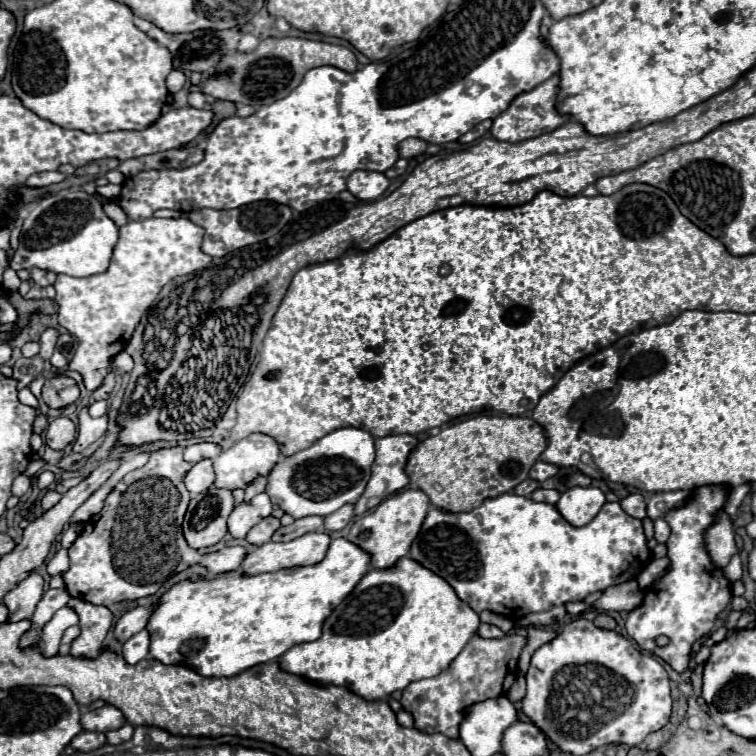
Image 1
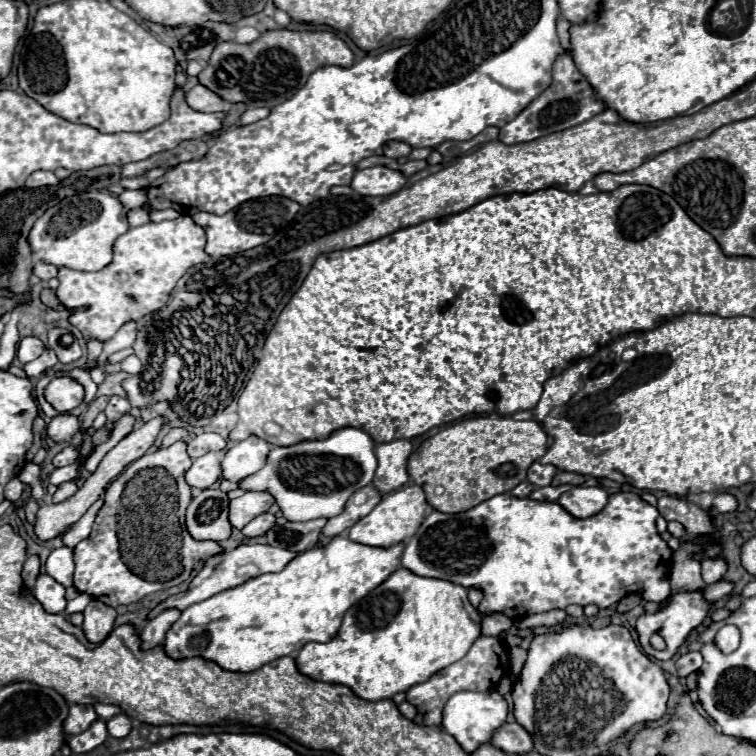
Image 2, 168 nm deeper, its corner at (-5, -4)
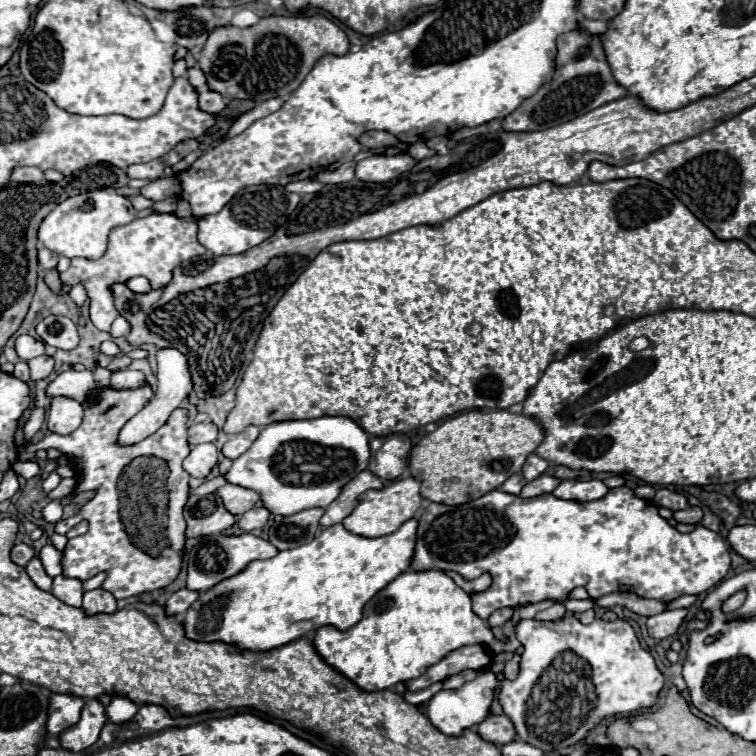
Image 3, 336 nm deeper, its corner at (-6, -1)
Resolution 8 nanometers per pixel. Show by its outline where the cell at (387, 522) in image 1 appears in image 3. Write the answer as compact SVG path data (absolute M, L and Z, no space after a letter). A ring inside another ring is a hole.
M404 477L400 481L390 483L388 487L380 489L380 491L366 491L360 497L360 505L352 511L352 515L348 515L342 525L352 531L354 535L362 535L362 537L384 537L390 535L392 531L396 531L402 523L406 523L408 519L412 519L416 515L416 511L422 505L422 495L420 495L420 481L416 481L414 477Z

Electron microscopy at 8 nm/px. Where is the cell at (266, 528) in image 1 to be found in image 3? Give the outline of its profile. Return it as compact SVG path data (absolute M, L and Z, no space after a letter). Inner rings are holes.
M258 505L250 511L246 511L240 519L238 519L238 525L242 531L254 531L254 529L262 529L270 519L270 511L264 507L264 505Z

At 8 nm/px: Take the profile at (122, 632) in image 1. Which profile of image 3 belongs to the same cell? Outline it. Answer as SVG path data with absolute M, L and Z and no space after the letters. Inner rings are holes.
M242 533L238 537L228 537L228 535L200 537L186 551L188 589L204 593L204 591L208 591L208 587L214 587L216 583L244 571L244 567L248 567L248 563L252 563L256 559L272 559L276 553L278 553L278 549L272 547L270 541L264 541L262 537L256 537L250 533Z

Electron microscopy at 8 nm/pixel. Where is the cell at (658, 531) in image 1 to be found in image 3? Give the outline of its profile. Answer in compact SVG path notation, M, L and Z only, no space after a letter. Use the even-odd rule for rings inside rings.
M688 507L684 511L676 511L674 519L678 523L688 523L688 525L698 525L702 519L702 509L700 507Z

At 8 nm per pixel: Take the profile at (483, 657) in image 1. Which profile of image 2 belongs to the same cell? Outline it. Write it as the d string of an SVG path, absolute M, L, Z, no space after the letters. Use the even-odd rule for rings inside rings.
M481 636L471 650L459 660L453 662L451 666L439 670L437 674L433 674L427 682L417 684L413 688L407 690L407 702L411 702L413 706L417 706L417 710L421 714L425 714L425 724L427 726L439 726L441 724L441 710L445 706L445 702L459 690L489 690L495 688L501 680L501 676L509 670L509 656L507 656L507 646L491 636Z

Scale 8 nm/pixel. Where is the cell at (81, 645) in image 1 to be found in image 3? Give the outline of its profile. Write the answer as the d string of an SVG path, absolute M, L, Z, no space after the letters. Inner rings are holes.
M94 589L84 593L84 605L82 605L86 615L100 615L100 613L114 613L116 611L116 599L112 593L104 589Z

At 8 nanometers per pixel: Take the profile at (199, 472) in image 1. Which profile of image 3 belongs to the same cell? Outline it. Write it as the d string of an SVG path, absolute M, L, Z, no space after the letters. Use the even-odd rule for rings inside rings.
M202 443L192 447L190 455L184 459L184 469L196 479L206 479L210 471L218 465L218 449L214 443Z

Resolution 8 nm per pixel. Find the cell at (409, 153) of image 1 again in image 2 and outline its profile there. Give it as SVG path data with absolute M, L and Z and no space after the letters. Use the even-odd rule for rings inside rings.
M391 140L391 142L387 142L387 144L383 146L383 154L385 154L387 158L407 156L409 152L411 152L411 146L407 146L405 142L395 142L395 140Z

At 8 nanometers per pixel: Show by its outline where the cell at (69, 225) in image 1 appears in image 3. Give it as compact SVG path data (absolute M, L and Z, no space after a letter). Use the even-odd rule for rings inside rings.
M96 189L96 191L76 195L76 197L68 197L44 217L38 229L38 241L60 257L100 259L106 251L110 231L114 227L128 225L132 221L132 213L136 217L136 211L132 209L134 207L130 199L126 199L124 195L118 195L112 189Z

